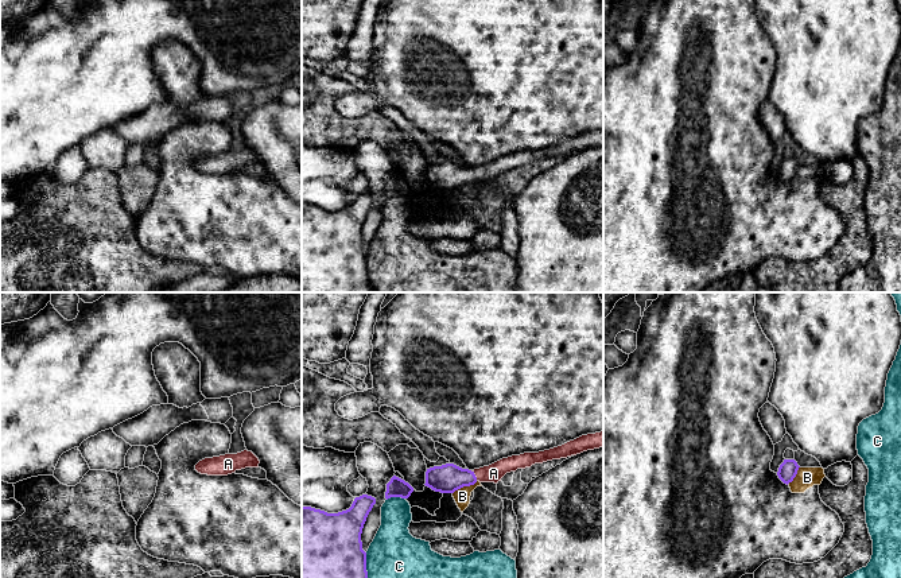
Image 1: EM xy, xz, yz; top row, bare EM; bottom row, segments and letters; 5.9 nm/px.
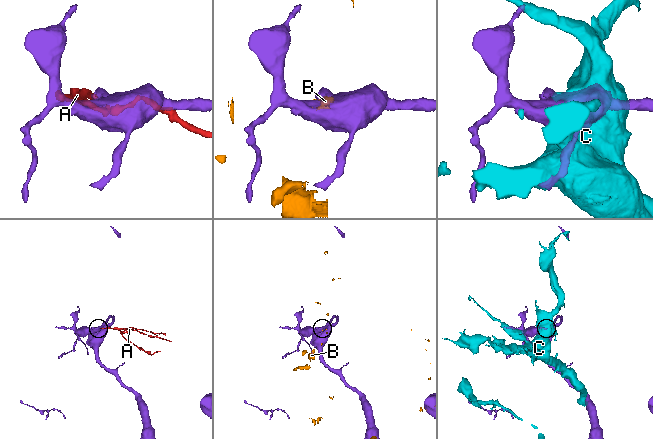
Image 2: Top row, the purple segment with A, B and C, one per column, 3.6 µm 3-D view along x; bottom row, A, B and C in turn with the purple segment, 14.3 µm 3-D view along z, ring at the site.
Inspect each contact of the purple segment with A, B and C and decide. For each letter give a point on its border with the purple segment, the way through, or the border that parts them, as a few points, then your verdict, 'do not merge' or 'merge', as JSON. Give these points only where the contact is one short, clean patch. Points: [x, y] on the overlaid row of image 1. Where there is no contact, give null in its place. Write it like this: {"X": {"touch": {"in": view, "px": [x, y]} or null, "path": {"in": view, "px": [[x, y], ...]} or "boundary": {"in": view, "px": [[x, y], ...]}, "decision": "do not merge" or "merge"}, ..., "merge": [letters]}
{"A": {"touch": {"in": "xz", "px": [474, 476]}, "path": {"in": "xz", "px": [[447, 478], [474, 476], [493, 473]]}, "decision": "merge"}, "B": {"touch": {"in": "xz", "px": [465, 485]}, "boundary": {"in": "xz", "px": [[477, 481], [463, 485], [453, 493]]}, "decision": "do not merge"}, "C": {"touch": {"in": "xz", "px": [365, 565]}, "decision": "do not merge"}, "merge": ["A"]}

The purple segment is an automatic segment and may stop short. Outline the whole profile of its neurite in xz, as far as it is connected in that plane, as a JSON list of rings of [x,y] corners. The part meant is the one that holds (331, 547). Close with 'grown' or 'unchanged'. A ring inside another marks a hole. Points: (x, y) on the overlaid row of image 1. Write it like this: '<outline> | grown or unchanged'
[[[368,494],[356,497],[352,507],[338,513],[327,513],[311,507],[302,507],[302,578],[368,578],[366,552],[361,534],[376,499]]] | unchanged

